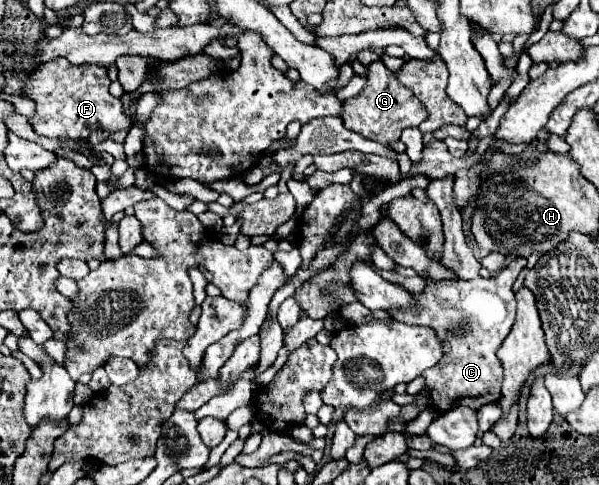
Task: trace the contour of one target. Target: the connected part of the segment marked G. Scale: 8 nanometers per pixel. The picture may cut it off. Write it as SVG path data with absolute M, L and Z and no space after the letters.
M375 60L365 68L367 68L367 86L357 96L345 100L341 118L349 130L359 132L361 136L375 140L383 146L389 146L401 138L401 132L405 128L421 124L427 118L427 110L423 108L423 104L419 104L419 100L413 96L409 88L403 88L395 80L395 74L389 68L385 68L381 60Z

